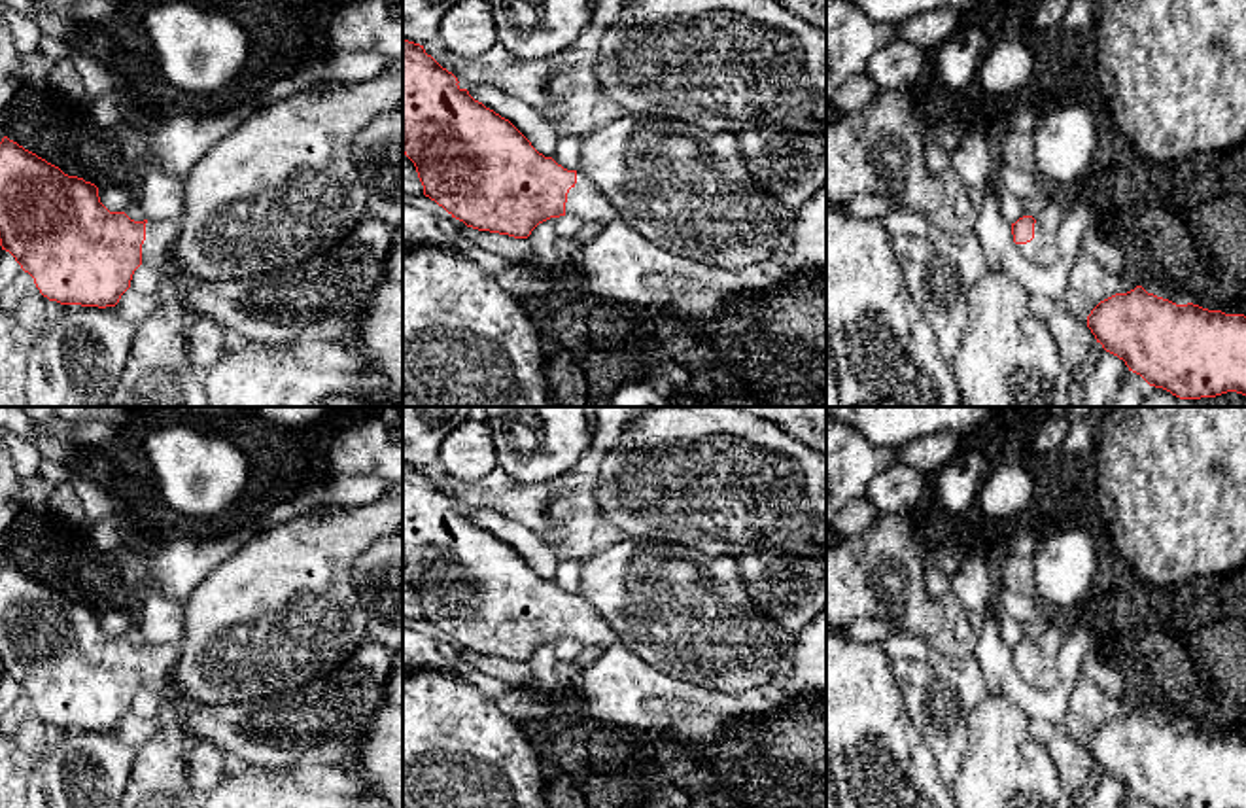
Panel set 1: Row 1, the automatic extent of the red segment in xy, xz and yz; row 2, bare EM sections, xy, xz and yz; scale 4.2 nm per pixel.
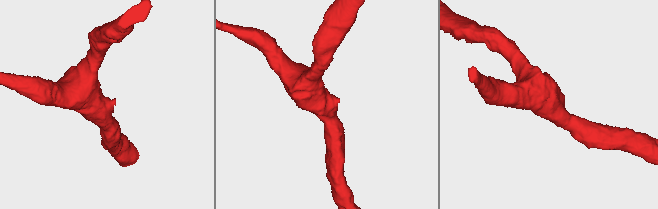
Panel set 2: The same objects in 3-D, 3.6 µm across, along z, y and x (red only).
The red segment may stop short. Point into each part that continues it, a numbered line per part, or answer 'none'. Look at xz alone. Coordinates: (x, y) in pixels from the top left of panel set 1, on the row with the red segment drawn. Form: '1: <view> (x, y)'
1: xz (585, 201)

